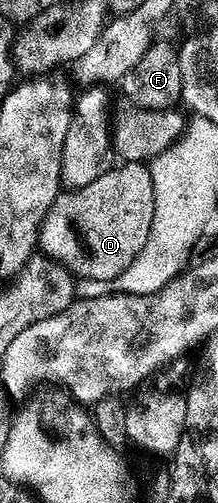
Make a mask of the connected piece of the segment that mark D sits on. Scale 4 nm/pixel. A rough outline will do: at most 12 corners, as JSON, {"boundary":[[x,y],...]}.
{"boundary":[[147,163],[60,190],[37,247],[79,279],[116,279],[153,223]]}

